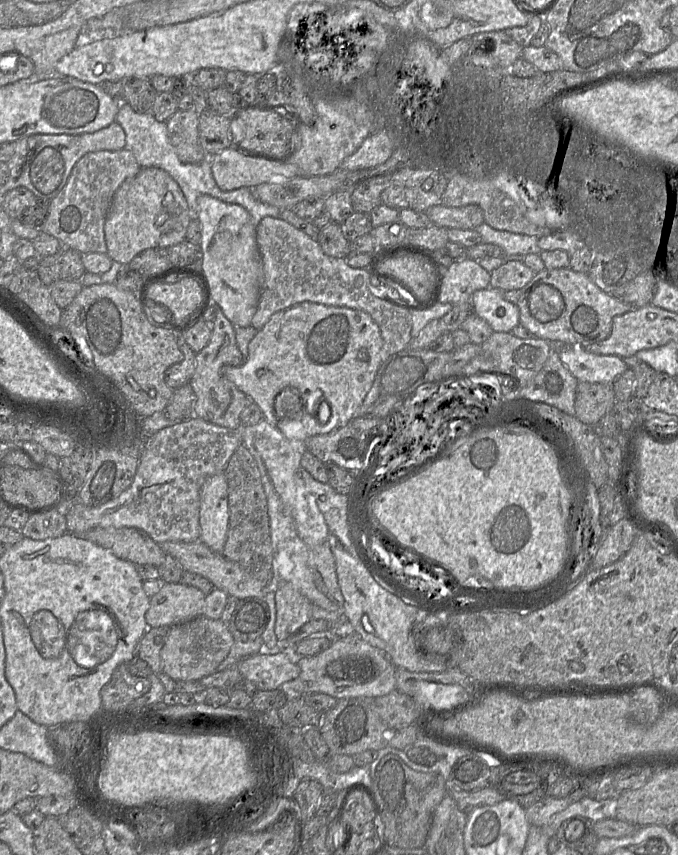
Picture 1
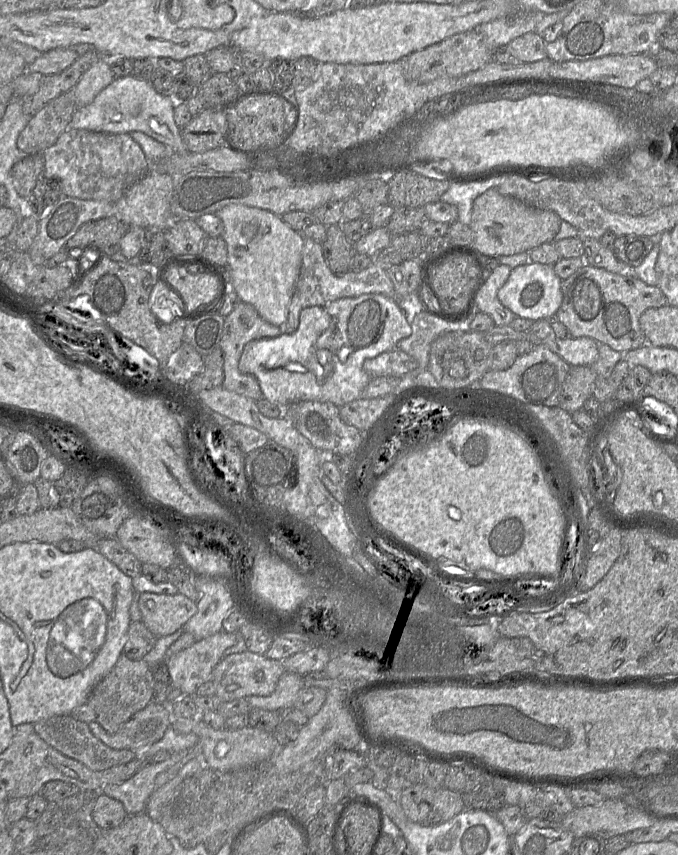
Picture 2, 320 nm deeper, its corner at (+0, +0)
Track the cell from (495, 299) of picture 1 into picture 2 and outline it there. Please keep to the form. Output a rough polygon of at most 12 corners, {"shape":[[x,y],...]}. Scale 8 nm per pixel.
{"shape":[[553,265],[513,268],[497,296],[516,316],[555,318],[563,300]]}

